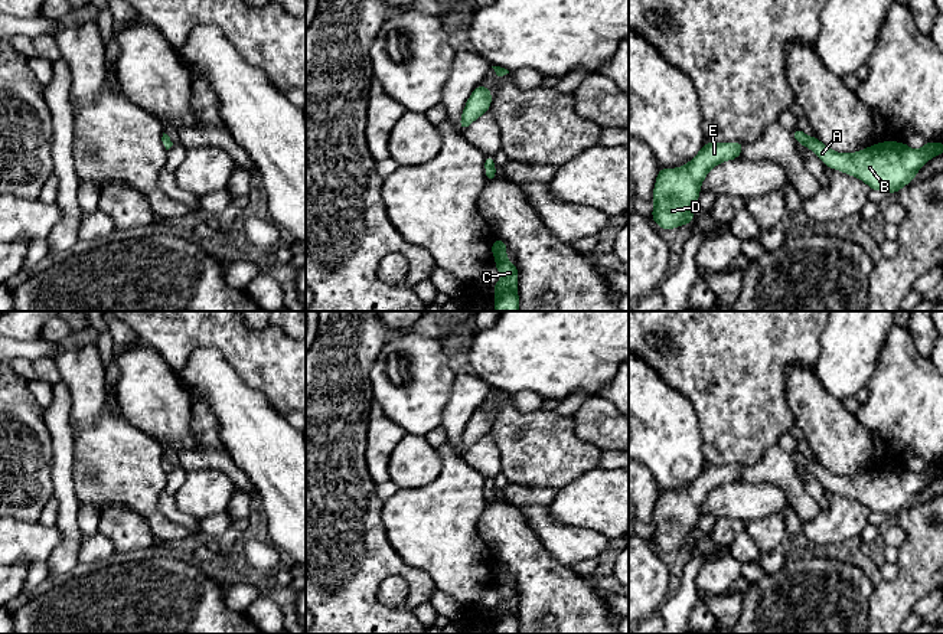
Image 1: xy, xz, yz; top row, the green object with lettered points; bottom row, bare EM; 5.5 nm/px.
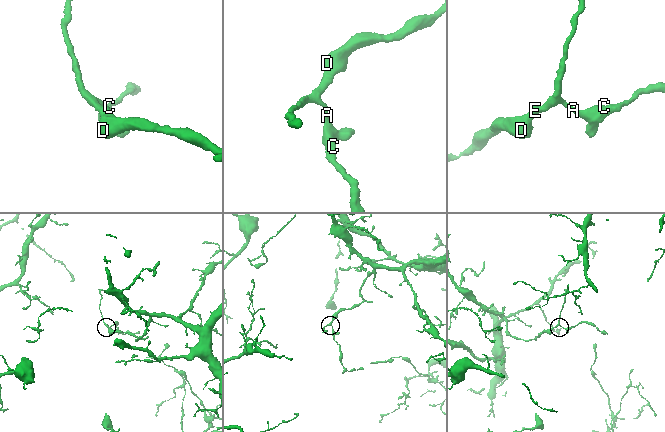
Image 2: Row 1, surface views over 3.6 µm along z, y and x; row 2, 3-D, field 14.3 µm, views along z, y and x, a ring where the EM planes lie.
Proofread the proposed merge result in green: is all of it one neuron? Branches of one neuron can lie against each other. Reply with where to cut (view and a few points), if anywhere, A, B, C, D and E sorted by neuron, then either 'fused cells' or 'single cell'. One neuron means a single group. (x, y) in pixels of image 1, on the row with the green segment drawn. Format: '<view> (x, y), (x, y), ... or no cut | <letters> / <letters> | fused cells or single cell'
no cut | A B C D E | single cell

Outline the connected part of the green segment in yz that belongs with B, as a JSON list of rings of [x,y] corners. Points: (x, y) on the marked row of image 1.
[[[799,127],[792,134],[825,166],[861,179],[871,190],[885,190],[893,195],[916,179],[917,170],[927,160],[943,153],[943,143],[927,141],[923,148],[911,150],[906,143],[884,141],[856,153],[842,154],[826,147],[816,135],[807,137]]]

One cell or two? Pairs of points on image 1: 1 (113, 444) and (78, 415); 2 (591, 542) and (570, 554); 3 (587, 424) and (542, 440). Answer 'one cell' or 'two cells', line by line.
1: two cells
2: one cell
3: two cells

